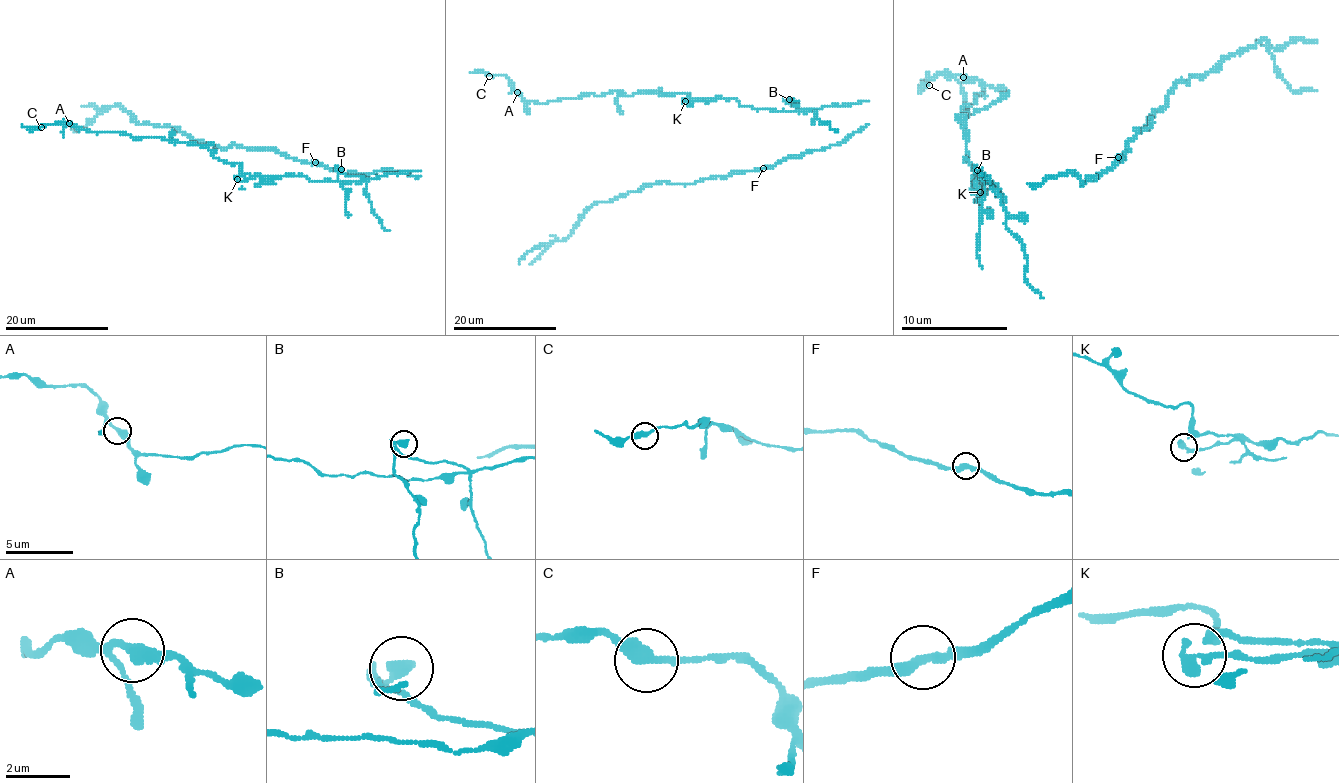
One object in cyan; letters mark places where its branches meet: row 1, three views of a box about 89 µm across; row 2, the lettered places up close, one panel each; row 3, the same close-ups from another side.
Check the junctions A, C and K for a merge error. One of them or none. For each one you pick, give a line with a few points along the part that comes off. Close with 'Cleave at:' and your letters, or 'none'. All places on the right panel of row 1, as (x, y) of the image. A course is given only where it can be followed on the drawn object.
Cleave at: K

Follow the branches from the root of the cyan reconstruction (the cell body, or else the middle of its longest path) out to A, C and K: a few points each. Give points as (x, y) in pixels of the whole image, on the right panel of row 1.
A: (985, 175), (1003, 199), (987, 181), (974, 186), (963, 157), (961, 109), (985, 93), (963, 77)
C: (985, 175), (1003, 199), (987, 181), (974, 186), (963, 157), (961, 109), (982, 85), (958, 74), (929, 85)
K: (985, 175), (1003, 199), (987, 181), (979, 181), (977, 189), (974, 186), (979, 186), (979, 191)

